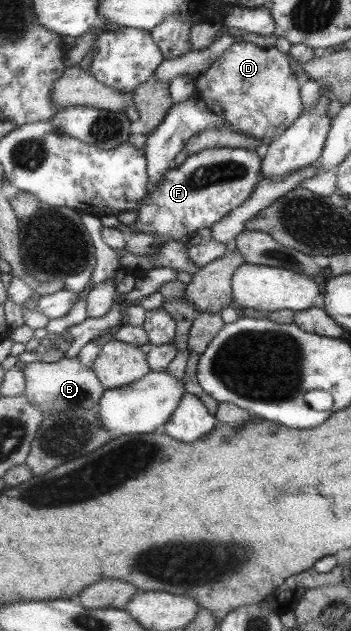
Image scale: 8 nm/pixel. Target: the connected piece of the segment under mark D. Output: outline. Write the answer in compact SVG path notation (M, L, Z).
M242 40L232 43L206 71L201 72L194 79L194 95L202 101L210 113L224 119L232 130L239 134L249 134L256 140L263 138L268 142L292 126L304 111L300 97L298 97L298 81L290 72L288 63L286 54L274 46L260 47Z

